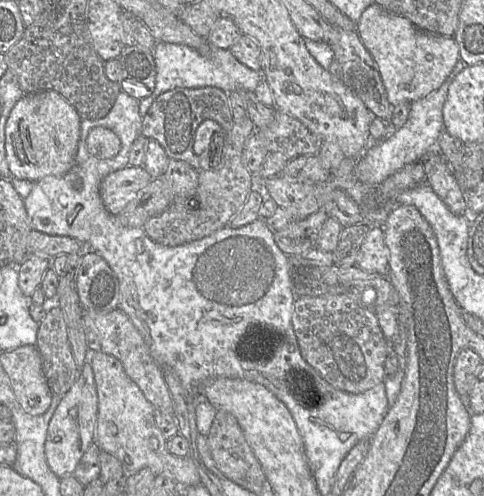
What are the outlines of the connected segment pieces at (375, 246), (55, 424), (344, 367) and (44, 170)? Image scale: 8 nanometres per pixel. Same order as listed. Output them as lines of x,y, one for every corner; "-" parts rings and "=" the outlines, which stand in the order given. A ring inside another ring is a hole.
371,227
358,253
356,265
364,271
385,275
388,270
389,250
384,242
383,227
=
89,360
85,362
80,374
70,390
61,398
47,431
45,456
50,469
61,479
73,475
82,456
95,442
98,417
98,394
94,371
=
346,294
296,298
292,326
303,359
334,388
363,393
386,378
384,362
391,344
384,337
375,312
361,307
=
53,90
24,94
12,108
5,127
5,150
8,167
18,179
34,182
46,176
62,176
75,164
80,139
81,119
76,109

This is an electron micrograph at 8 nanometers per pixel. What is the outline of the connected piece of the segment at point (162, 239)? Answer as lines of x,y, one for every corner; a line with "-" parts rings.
249,116
234,120
227,135
218,166
198,171
198,187
193,196
175,195
171,205
161,214
145,222
143,230
154,242
164,246
179,246
199,240
227,226
246,202
250,192
257,188
255,176
243,163
246,142
256,130

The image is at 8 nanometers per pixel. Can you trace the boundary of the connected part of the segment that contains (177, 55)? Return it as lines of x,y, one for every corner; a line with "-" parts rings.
157,42
153,48
157,71
156,86
151,96
139,101
139,113
142,118
161,94
175,88
216,87
226,93
242,90
254,92
260,82
264,80
260,72
251,70
239,62
229,49
210,46
208,49
208,54
203,54
189,46

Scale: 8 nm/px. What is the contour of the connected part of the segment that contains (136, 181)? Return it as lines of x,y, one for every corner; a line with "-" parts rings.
127,166
108,174
100,183
104,206
118,215
152,180
144,167

